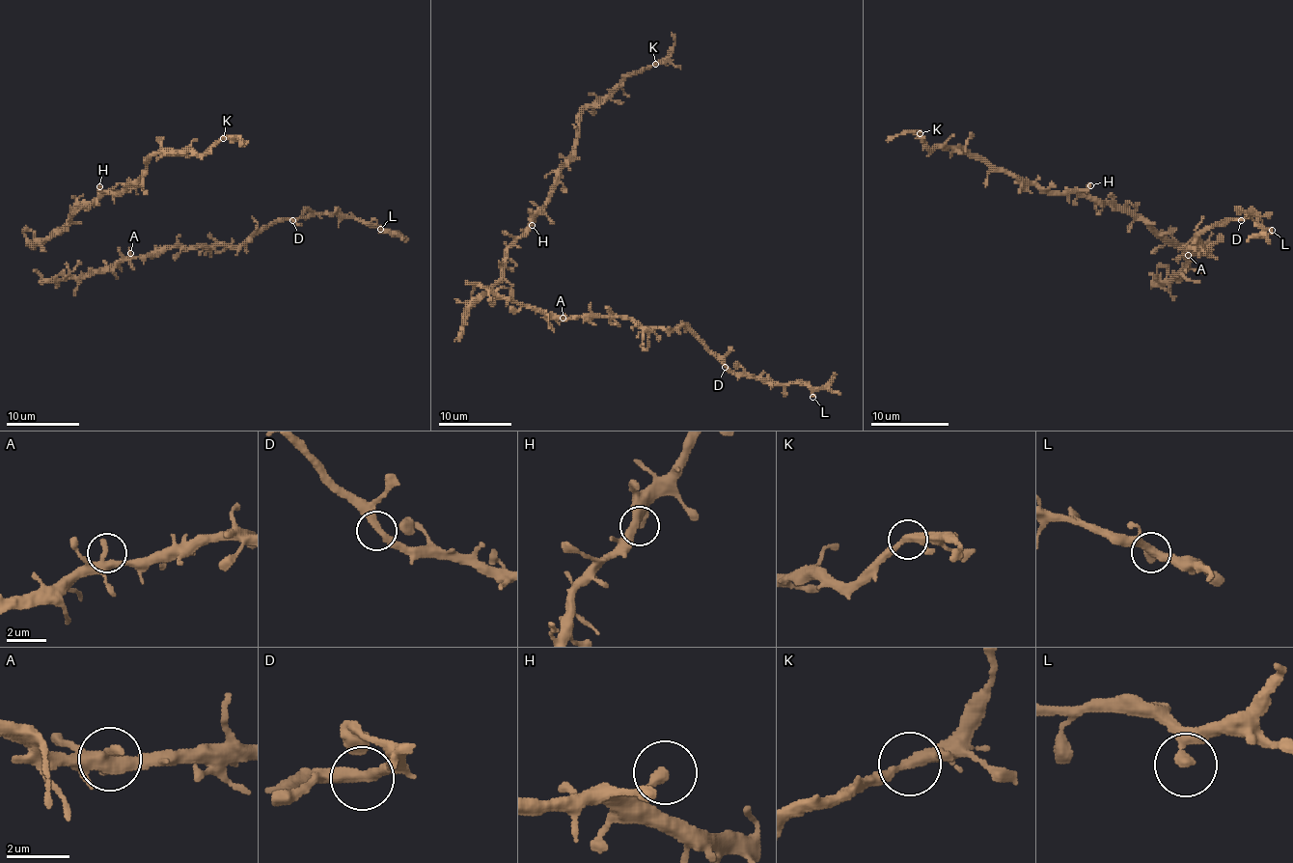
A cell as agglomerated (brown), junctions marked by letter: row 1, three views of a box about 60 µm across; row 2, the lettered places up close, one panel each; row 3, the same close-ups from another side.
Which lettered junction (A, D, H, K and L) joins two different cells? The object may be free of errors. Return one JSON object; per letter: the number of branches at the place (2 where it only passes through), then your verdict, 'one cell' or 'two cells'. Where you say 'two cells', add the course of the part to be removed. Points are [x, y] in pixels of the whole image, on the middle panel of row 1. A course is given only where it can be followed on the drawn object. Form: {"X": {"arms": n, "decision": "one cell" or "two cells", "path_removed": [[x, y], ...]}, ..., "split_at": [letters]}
{"A": {"arms": 2, "decision": "one cell"}, "D": {"arms": 2, "decision": "one cell"}, "H": {"arms": 1, "decision": "one cell"}, "K": {"arms": 2, "decision": "one cell"}, "L": {"arms": 2, "decision": "one cell"}, "split_at": []}

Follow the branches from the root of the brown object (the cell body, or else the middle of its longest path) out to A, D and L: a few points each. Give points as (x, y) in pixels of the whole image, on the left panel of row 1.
A: (41, 273), (44, 279), (81, 279), (109, 269), (130, 253)
D: (41, 273), (44, 279), (81, 279), (122, 261), (151, 257), (173, 247), (243, 245), (263, 227), (292, 220)
L: (41, 273), (81, 279), (173, 247), (244, 245), (278, 222), (313, 214), (360, 218), (380, 229)

